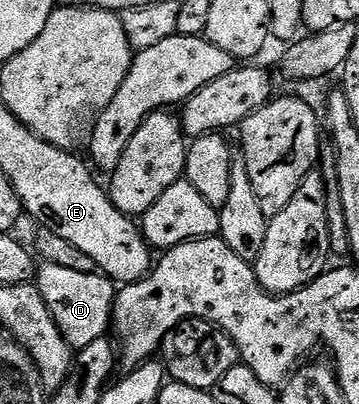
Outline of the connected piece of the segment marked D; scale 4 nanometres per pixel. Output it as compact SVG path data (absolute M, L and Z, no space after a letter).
M43 263L37 269L37 284L41 299L45 299L45 307L49 307L49 315L53 315L71 350L78 351L89 347L89 343L97 343L97 339L112 328L111 312L115 306L117 285L111 278L98 271L72 271L69 267L57 267L57 263Z

